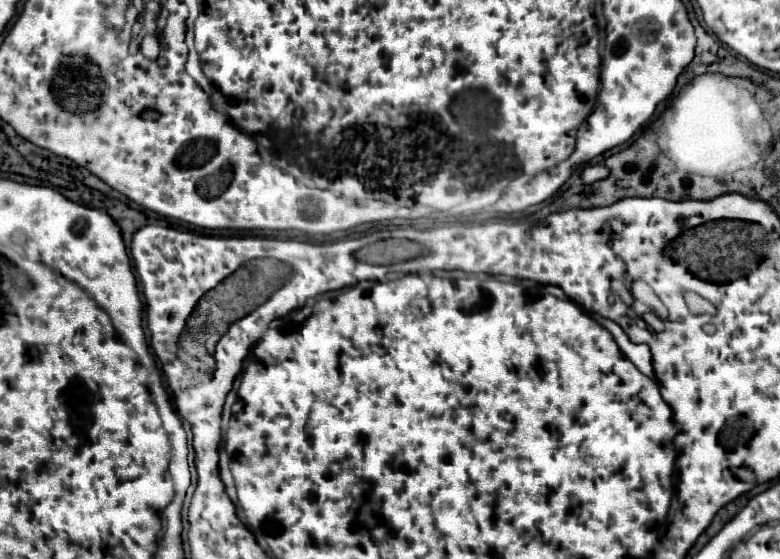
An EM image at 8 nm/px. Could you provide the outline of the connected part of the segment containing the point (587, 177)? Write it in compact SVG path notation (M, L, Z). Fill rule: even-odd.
M593 165L593 167L585 167L581 177L585 183L595 183L595 181L601 181L601 179L607 179L611 173L605 165Z

